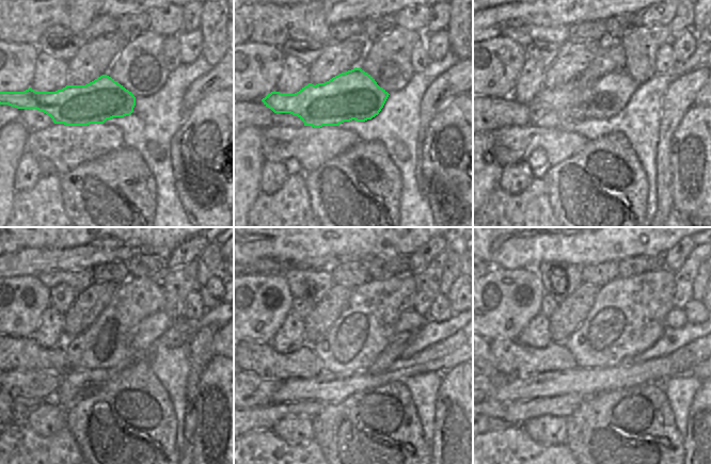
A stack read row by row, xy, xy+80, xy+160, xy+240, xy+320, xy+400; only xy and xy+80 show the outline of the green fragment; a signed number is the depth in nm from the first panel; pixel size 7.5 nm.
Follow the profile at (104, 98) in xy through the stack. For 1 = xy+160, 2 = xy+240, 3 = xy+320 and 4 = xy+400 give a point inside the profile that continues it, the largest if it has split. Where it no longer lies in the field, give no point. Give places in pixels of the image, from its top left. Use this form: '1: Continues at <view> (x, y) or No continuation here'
1: Continues at xy+160 (610, 95)
2: Continues at xy+240 (151, 329)
3: Continues at xy+320 (410, 321)
4: Continues at xy+400 (677, 318)

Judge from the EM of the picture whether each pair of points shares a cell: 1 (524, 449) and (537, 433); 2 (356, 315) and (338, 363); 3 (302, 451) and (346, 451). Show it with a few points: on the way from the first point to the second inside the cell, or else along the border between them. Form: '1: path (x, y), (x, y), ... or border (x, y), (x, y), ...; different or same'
1: border (521, 427), (534, 441), (544, 445), (556, 445); different
2: path (356, 326), (356, 338), (343, 351); same
3: border (314, 440), (324, 452); different

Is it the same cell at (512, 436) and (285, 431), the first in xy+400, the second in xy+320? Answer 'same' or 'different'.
different

